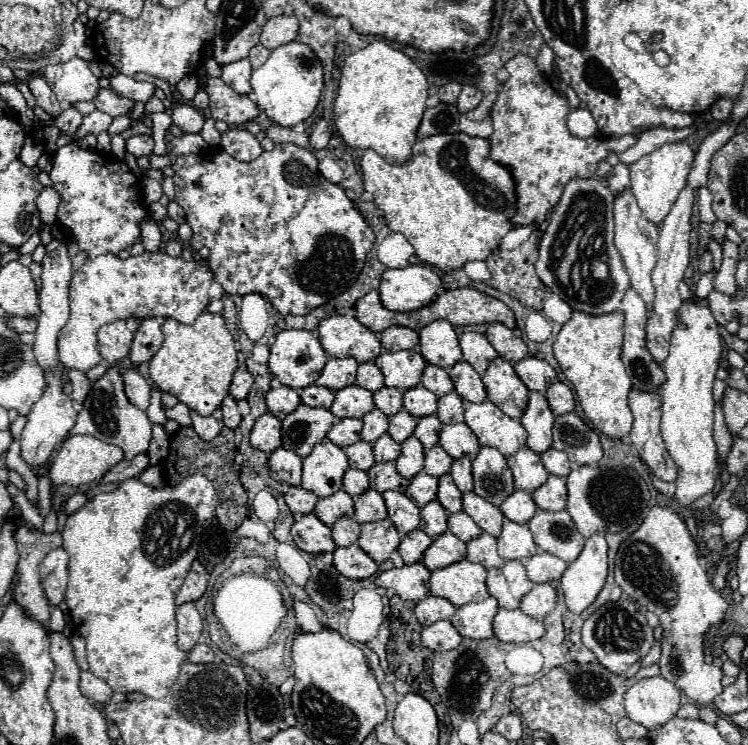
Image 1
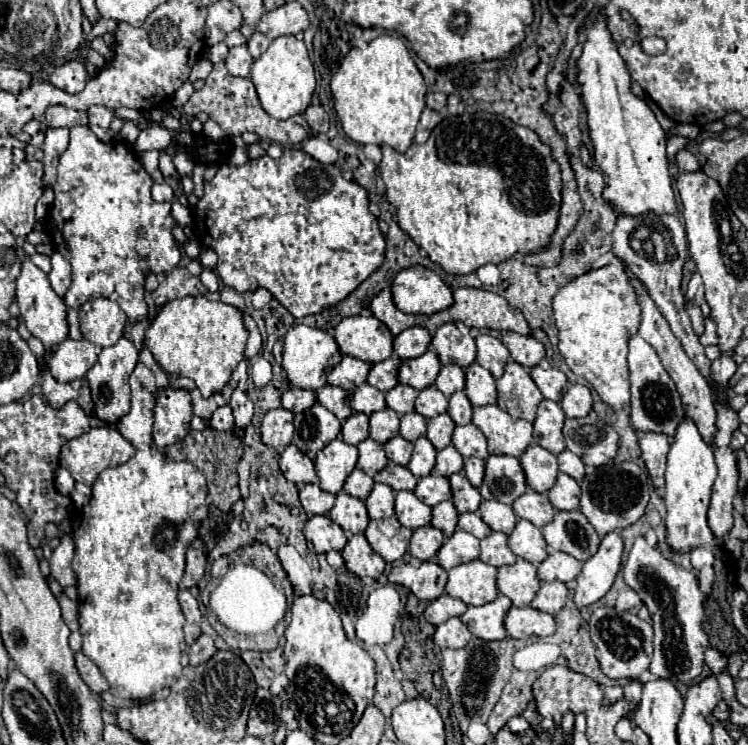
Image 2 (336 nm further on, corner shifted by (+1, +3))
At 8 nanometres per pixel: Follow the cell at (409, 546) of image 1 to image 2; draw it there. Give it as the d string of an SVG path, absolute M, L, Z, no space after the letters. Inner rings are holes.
M424 526L414 530L410 540L410 554L420 560L430 560L436 556L442 544L444 544L444 534L434 526Z

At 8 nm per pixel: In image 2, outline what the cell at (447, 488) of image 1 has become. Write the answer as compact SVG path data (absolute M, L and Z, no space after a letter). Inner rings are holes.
M462 472L450 476L450 486L452 486L452 502L456 506L456 510L460 514L464 512L476 512L480 502L482 502L482 496L480 492L466 480L466 476Z

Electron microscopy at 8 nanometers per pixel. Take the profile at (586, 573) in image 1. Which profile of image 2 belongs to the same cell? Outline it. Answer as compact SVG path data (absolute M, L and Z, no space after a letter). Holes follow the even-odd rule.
M608 532L602 538L598 552L584 562L582 574L576 578L578 588L574 590L574 602L578 608L598 602L614 584L620 570L624 542L618 532Z

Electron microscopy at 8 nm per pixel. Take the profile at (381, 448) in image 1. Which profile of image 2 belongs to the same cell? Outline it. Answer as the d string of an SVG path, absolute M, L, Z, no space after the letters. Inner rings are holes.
M394 436L392 440L388 440L384 444L384 448L386 448L386 456L388 456L390 462L400 464L400 466L408 466L412 450L414 450L414 444L404 440L402 436Z

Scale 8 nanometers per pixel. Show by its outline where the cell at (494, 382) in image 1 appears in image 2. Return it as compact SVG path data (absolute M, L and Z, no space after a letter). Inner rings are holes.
M514 360L506 366L502 378L496 380L498 386L498 406L510 412L514 418L524 418L528 422L536 420L536 408L544 400L542 392L534 384L532 376Z

